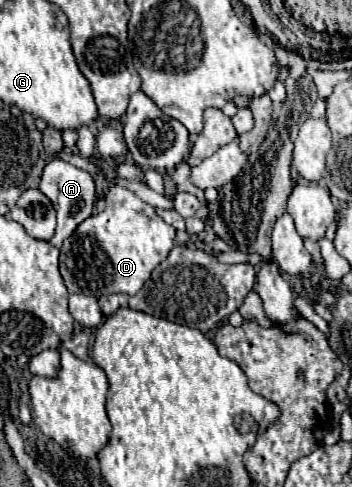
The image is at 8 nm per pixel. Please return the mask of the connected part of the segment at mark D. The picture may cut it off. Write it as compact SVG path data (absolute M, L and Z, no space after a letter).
M110 186L106 192L106 208L100 214L92 214L86 218L78 230L62 244L60 248L60 272L66 282L66 288L70 294L90 294L90 296L102 296L102 294L114 294L124 292L134 296L144 282L150 278L150 272L166 258L166 254L174 246L176 230L168 226L154 210L154 206L142 202L136 198L130 190L120 186Z

